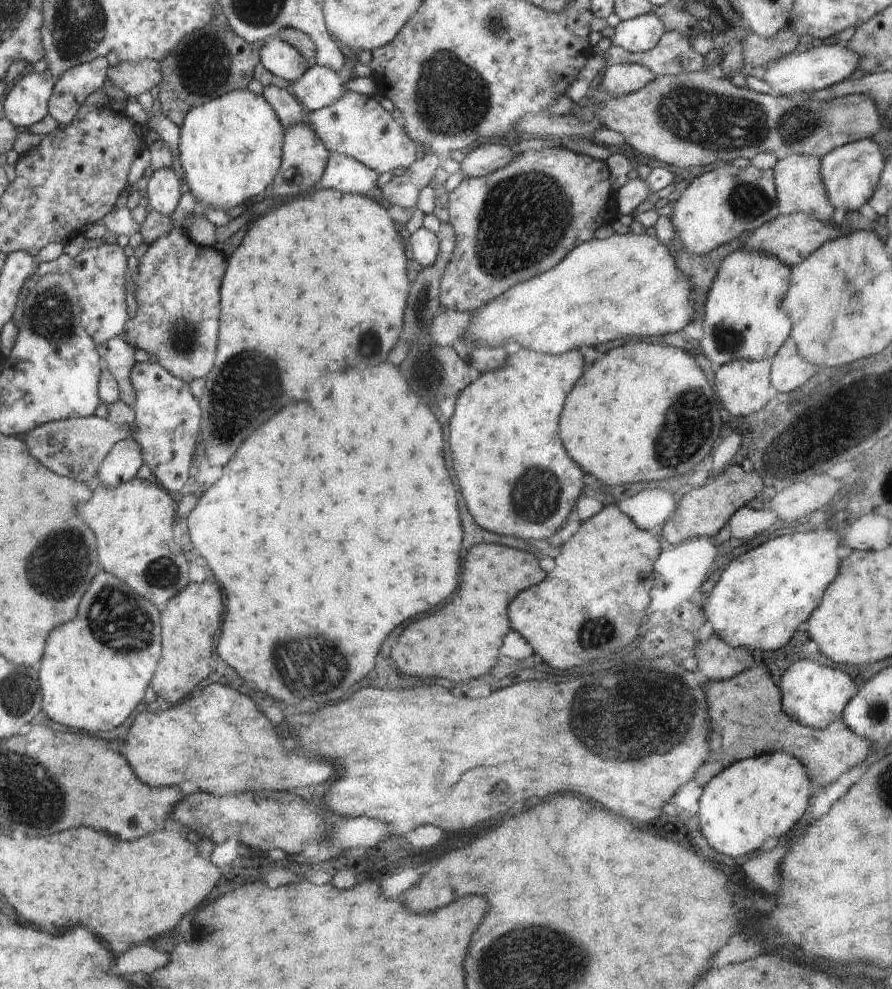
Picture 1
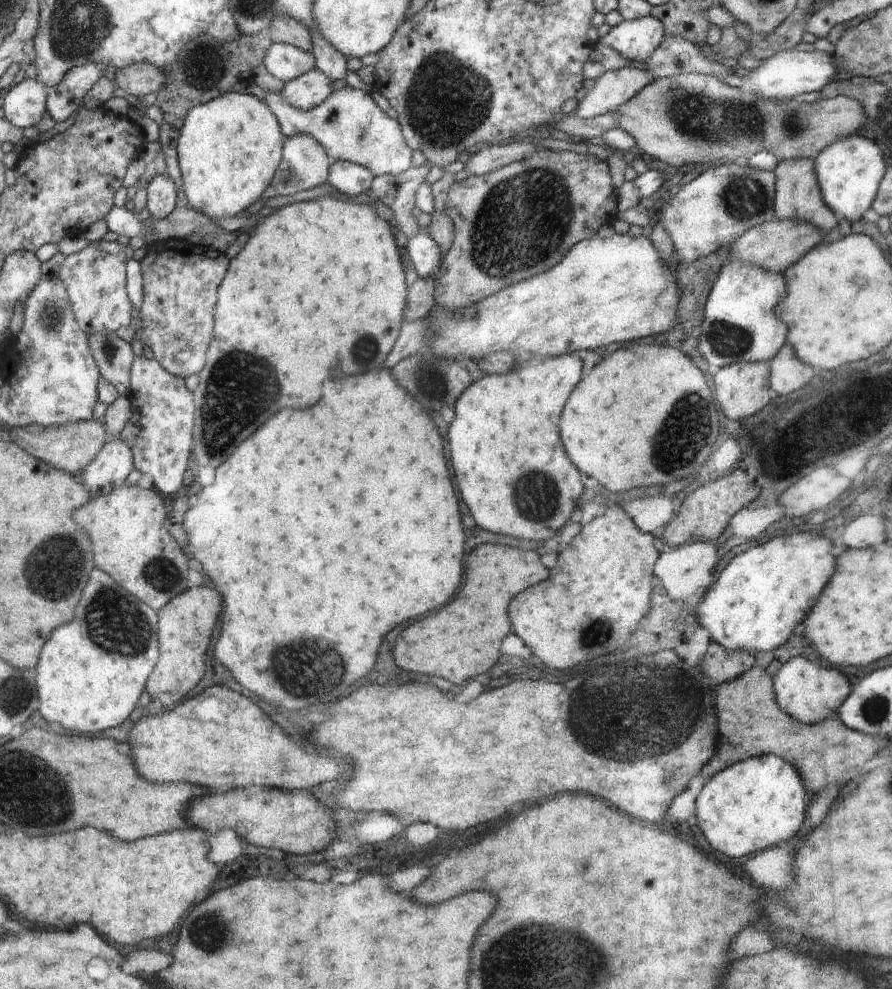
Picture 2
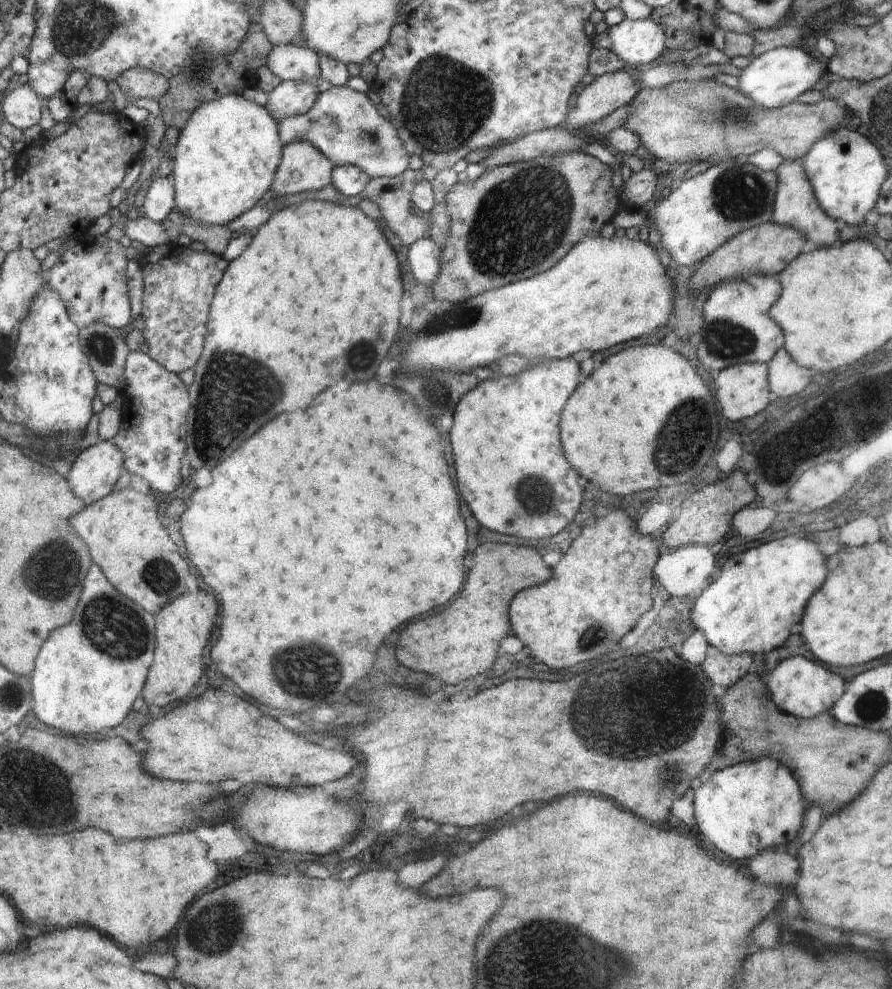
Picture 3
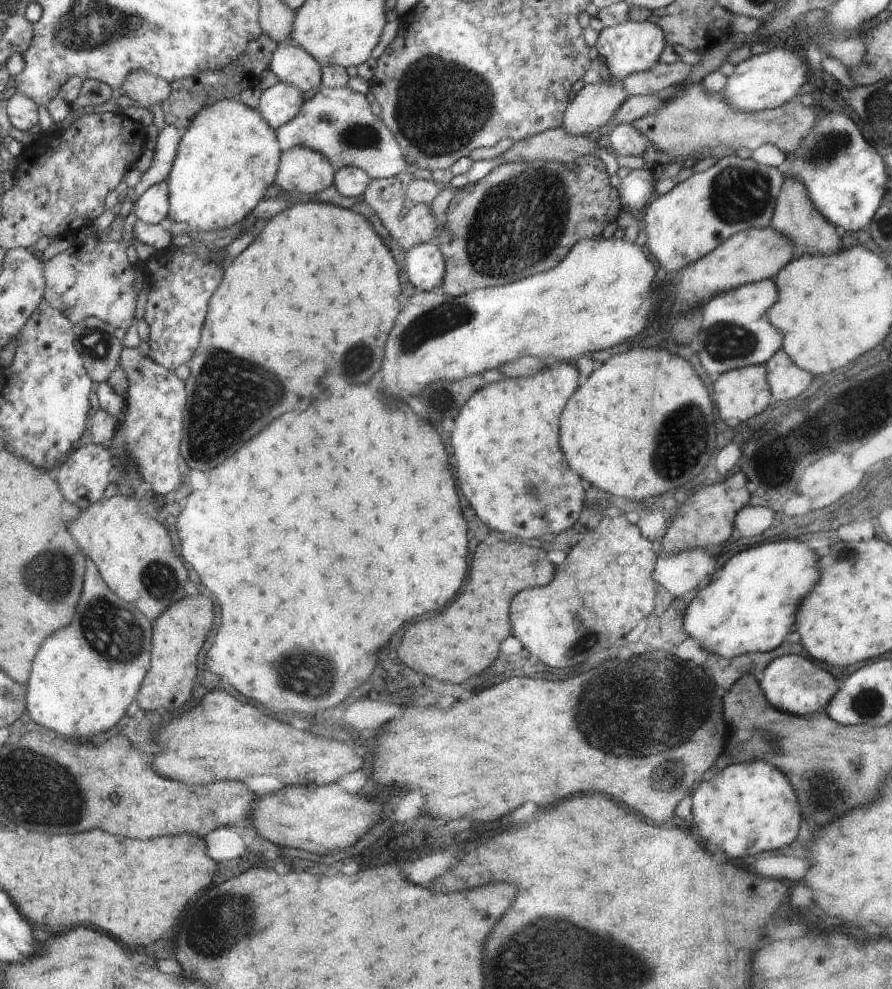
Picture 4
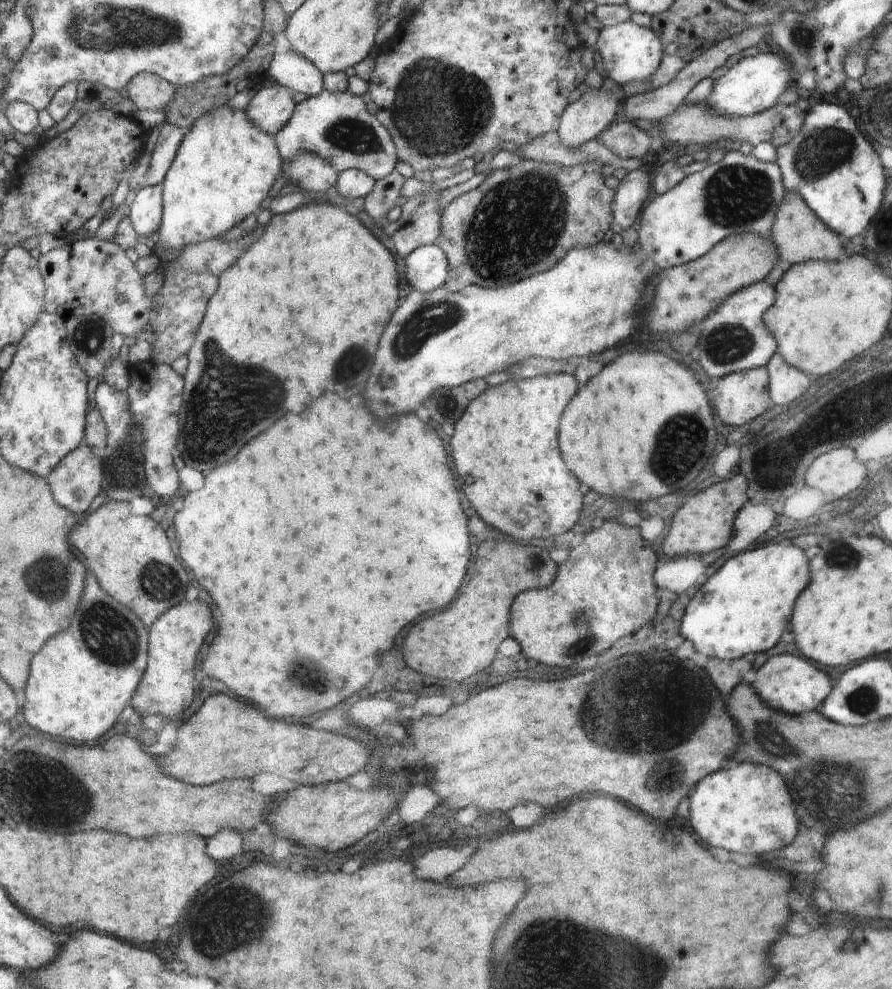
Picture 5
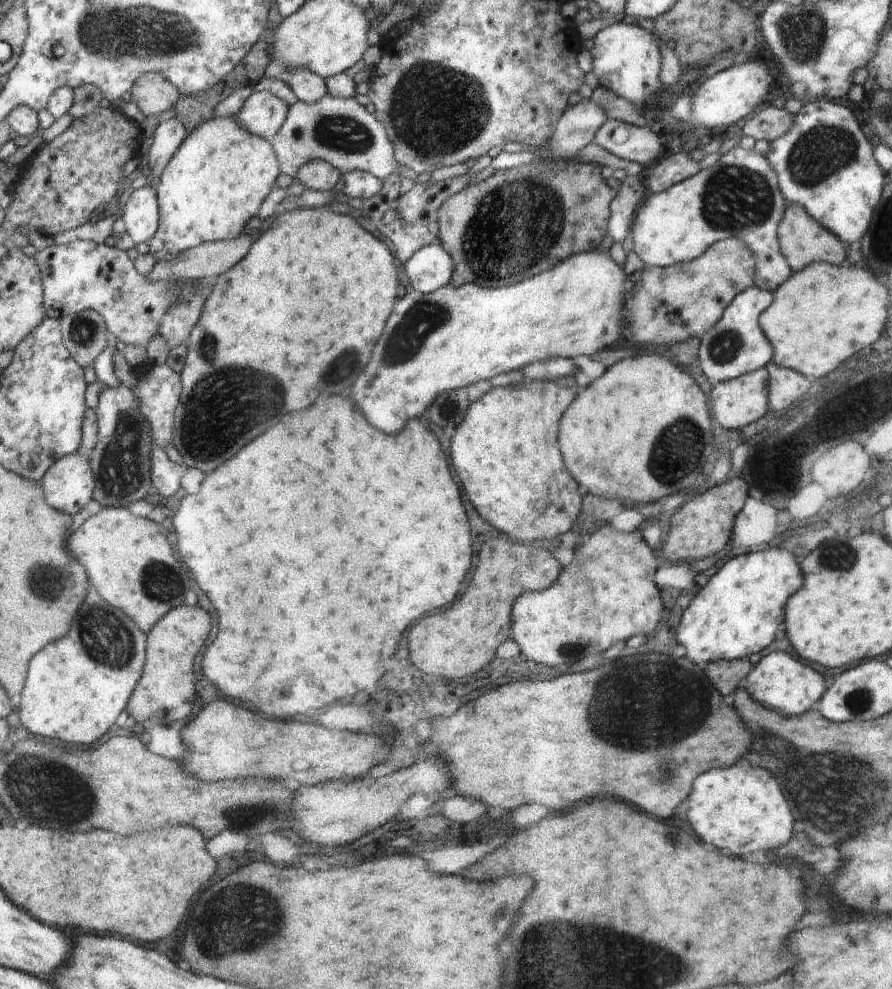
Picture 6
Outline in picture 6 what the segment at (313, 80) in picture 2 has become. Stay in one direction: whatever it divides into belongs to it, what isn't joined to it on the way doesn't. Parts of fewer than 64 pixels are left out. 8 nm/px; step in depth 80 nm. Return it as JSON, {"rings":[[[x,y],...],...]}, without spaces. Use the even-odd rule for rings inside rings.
{"rings":[[[259,91],[247,98],[240,112],[233,117],[252,134],[271,140],[284,124],[289,104],[270,91]]]}

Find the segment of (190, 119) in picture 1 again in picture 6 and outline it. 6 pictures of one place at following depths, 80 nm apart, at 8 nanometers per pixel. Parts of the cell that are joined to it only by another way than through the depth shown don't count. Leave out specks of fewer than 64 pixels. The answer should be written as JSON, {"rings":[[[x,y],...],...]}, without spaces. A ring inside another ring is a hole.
{"rings":[[[222,116],[214,117],[205,120],[202,124],[199,124],[192,132],[187,134],[186,140],[182,144],[182,148],[176,152],[175,156],[171,158],[170,164],[166,165],[166,168],[162,171],[162,174],[159,176],[159,185],[156,188],[159,199],[159,210],[161,214],[161,221],[159,222],[159,230],[155,233],[155,236],[152,237],[152,242],[150,242],[149,252],[156,256],[156,259],[162,261],[171,261],[178,254],[186,252],[188,248],[192,248],[202,244],[203,242],[212,242],[226,239],[233,239],[238,237],[240,230],[244,228],[244,224],[254,216],[258,215],[258,210],[260,210],[260,204],[264,202],[264,198],[272,192],[274,188],[274,182],[280,174],[278,170],[278,154],[272,142],[260,135],[252,134],[248,129],[240,126],[236,122],[234,117]]]}

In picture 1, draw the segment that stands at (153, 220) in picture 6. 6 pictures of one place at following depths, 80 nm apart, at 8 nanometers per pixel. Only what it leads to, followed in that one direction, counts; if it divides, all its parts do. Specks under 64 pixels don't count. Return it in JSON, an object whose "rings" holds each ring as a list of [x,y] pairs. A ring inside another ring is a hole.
{"rings":[[[169,167],[160,168],[152,174],[143,200],[147,202],[149,210],[170,215],[178,208],[181,197],[183,195],[180,190],[180,178]]]}

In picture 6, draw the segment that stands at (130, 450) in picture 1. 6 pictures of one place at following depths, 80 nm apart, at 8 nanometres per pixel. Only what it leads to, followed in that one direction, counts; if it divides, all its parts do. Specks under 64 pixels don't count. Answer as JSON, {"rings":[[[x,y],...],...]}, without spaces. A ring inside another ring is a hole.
{"rings":[[[80,451],[59,458],[42,478],[45,498],[56,510],[78,514],[92,500],[98,481],[89,455]]]}

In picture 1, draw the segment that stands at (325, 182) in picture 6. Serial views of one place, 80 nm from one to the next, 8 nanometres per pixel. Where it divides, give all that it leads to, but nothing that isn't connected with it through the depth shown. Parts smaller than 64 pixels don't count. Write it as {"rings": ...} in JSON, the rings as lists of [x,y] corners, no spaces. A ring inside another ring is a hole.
{"rings":[[[300,122],[299,125],[287,128],[287,136],[284,138],[283,167],[279,171],[275,181],[264,192],[264,197],[290,198],[298,192],[310,192],[314,184],[318,184],[326,173],[331,153],[324,146],[323,140],[316,135],[308,122]]]}

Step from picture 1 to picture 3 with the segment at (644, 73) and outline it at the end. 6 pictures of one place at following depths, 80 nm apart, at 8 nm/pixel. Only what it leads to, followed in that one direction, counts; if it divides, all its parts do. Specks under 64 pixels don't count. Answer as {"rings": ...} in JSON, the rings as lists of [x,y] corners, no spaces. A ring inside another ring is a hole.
{"rings":[[[616,71],[596,77],[593,82],[581,86],[578,99],[565,118],[569,130],[583,130],[598,122],[619,107],[630,106],[639,86],[626,71]]]}

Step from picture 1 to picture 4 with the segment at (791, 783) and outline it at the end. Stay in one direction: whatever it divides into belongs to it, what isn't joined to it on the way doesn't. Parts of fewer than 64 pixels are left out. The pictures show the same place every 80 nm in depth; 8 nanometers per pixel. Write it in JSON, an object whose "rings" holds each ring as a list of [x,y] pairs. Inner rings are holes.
{"rings":[[[769,762],[727,766],[695,788],[692,812],[698,834],[732,858],[784,848],[798,836],[802,814],[795,790],[788,777]]]}

